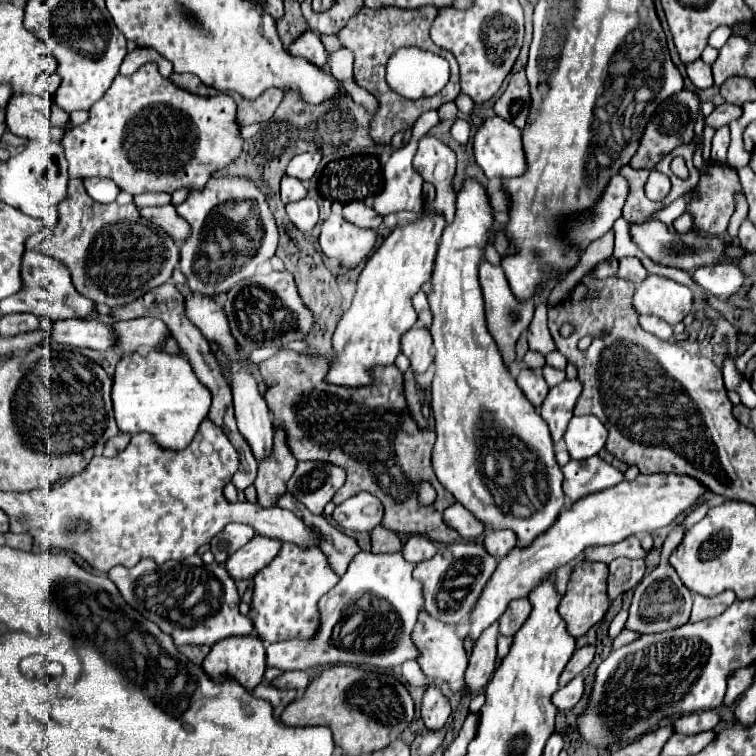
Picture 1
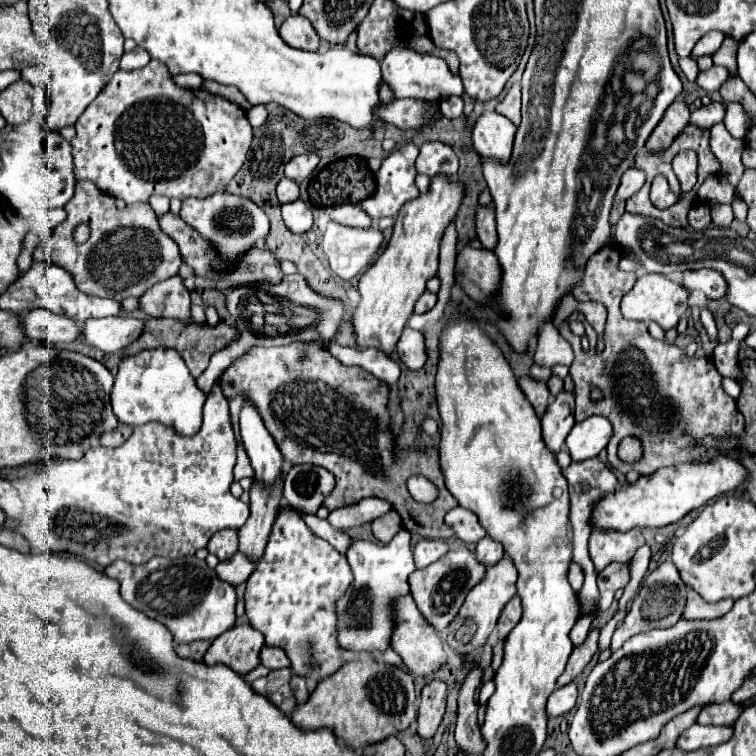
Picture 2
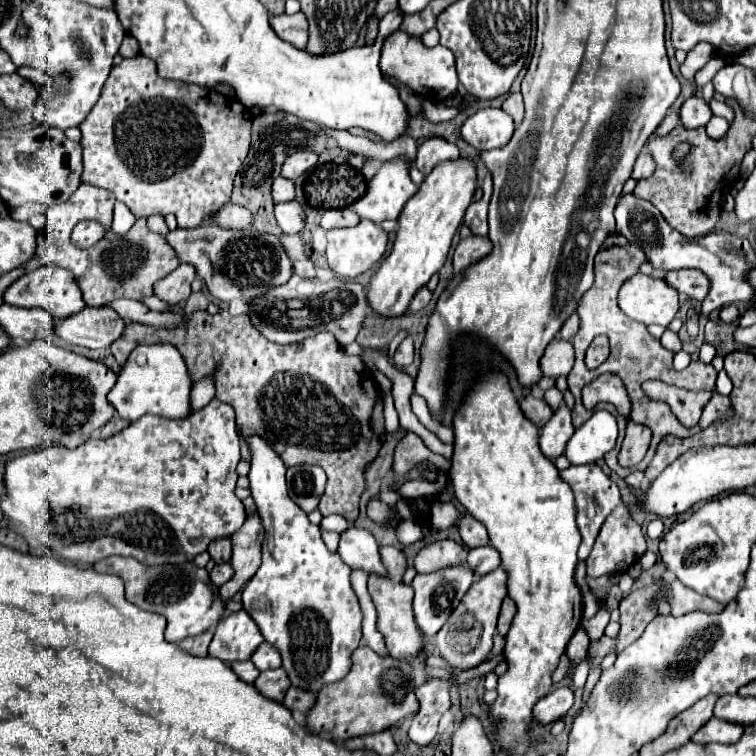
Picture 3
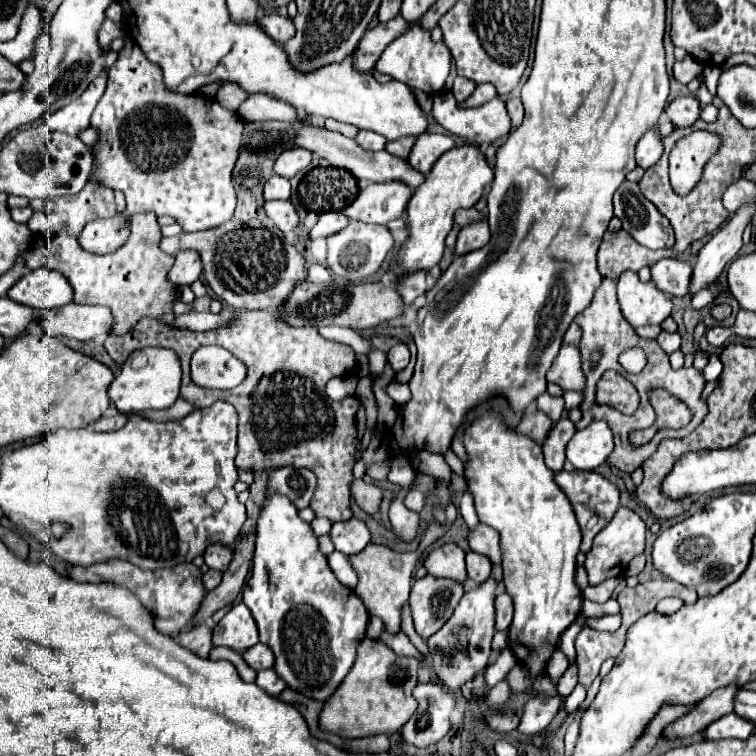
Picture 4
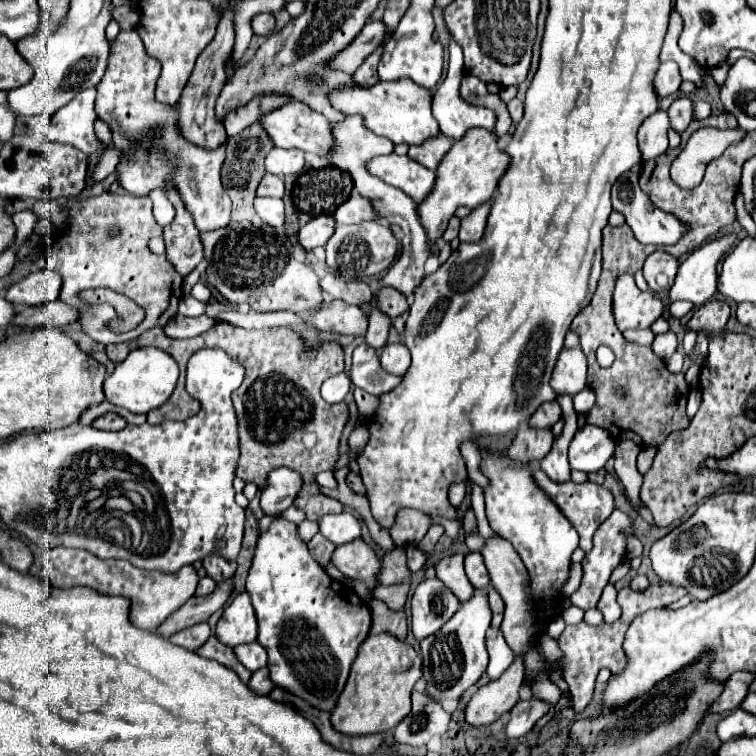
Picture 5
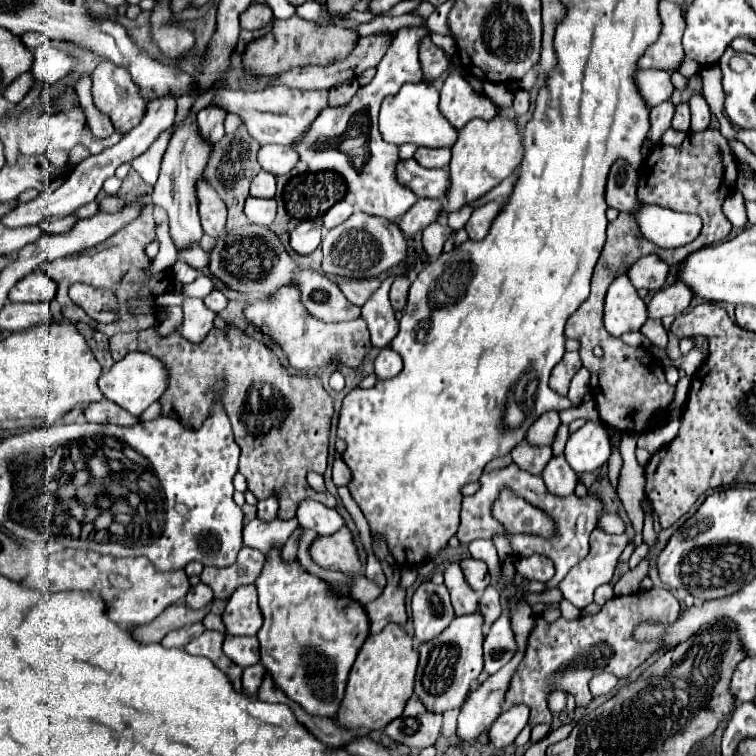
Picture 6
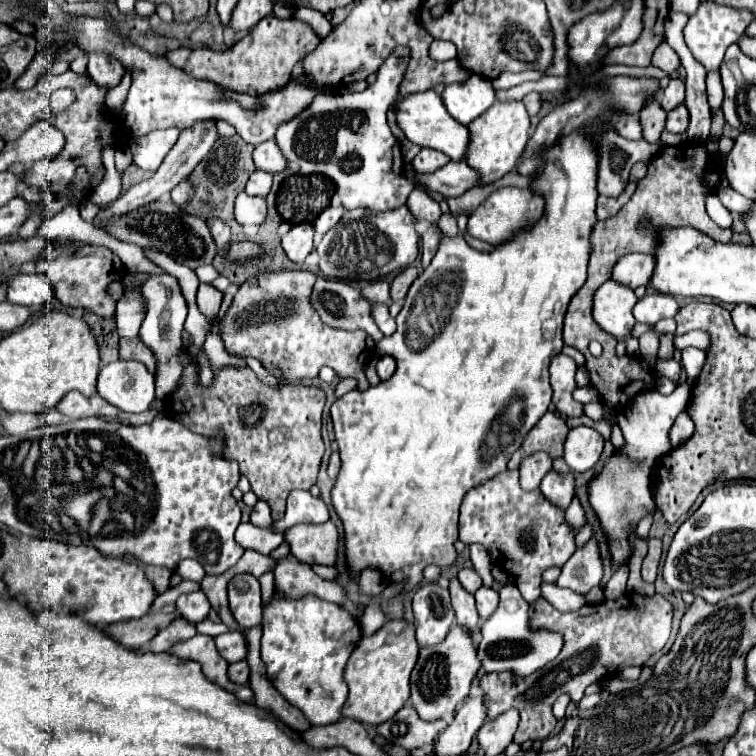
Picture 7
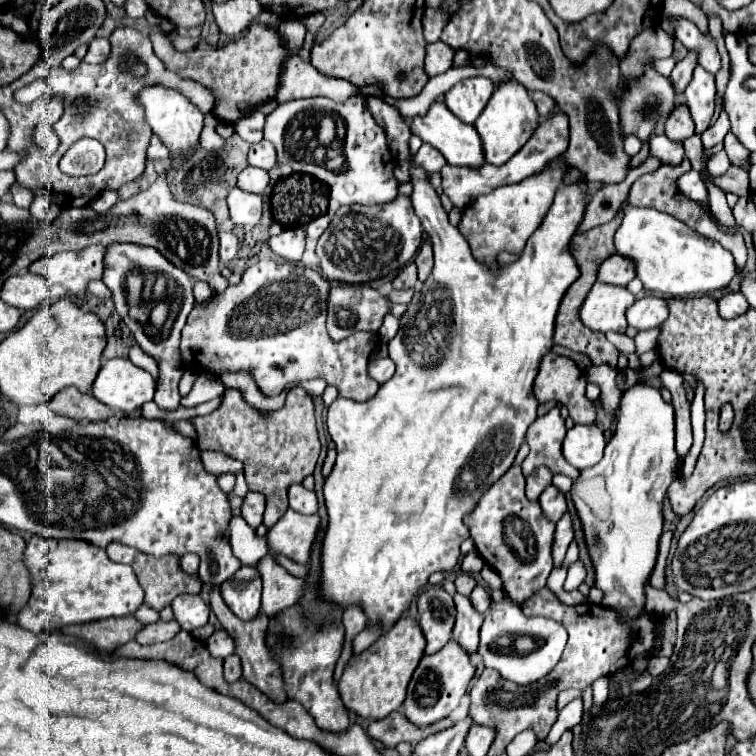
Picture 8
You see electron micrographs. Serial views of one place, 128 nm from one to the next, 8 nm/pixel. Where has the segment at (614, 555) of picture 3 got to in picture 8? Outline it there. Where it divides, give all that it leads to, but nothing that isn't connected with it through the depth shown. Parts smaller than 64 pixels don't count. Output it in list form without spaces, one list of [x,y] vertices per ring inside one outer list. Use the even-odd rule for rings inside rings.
[[[576,560],[576,562],[570,564],[570,568],[568,568],[568,576],[566,576],[564,588],[566,588],[566,590],[576,590],[584,580],[586,580],[586,568],[584,568],[584,564],[582,564],[580,560]]]

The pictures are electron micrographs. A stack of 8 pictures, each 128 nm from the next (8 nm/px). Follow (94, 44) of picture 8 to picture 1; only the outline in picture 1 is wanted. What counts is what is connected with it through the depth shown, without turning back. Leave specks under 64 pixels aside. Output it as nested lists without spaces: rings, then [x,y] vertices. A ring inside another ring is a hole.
[[[154,62],[140,66],[130,76],[118,74],[104,98],[92,106],[88,122],[68,130],[62,138],[62,150],[70,164],[70,178],[112,178],[120,190],[132,196],[142,192],[172,194],[182,186],[202,190],[214,172],[226,168],[242,152],[242,144],[240,126],[236,124],[236,102],[230,96],[218,94],[204,98],[190,94],[174,86],[168,78],[162,78]]]

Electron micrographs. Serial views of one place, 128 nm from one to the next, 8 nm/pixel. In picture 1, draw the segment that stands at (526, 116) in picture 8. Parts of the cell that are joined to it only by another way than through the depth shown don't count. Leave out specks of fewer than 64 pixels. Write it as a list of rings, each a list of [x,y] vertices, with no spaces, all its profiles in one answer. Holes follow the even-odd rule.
[[[440,216],[424,218],[428,220],[398,226],[368,258],[358,278],[358,290],[354,294],[352,306],[342,314],[332,336],[334,358],[326,374],[328,384],[348,388],[370,386],[374,382],[372,368],[394,364],[396,356],[400,354],[402,334],[406,334],[416,322],[412,296],[432,276],[438,240],[446,226],[444,218]]]

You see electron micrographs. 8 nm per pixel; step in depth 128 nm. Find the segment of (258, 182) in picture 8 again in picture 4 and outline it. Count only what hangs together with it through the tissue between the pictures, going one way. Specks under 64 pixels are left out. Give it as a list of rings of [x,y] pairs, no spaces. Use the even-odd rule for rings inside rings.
[[[272,176],[264,186],[266,200],[288,200],[290,198],[290,182],[282,176]]]

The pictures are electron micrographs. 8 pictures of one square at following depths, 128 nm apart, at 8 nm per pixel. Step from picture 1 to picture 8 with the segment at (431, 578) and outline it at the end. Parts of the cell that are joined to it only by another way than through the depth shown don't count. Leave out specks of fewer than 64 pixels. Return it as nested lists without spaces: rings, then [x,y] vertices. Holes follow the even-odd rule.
[[[438,584],[428,586],[418,598],[420,628],[426,638],[426,652],[434,654],[452,638],[456,608],[452,596]]]

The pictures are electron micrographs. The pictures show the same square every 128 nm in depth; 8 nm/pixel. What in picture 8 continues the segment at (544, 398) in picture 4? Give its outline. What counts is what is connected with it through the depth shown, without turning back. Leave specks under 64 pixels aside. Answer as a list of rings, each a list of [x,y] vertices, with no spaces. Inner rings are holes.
[[[552,408],[548,414],[540,416],[526,434],[526,442],[530,446],[530,454],[522,462],[524,476],[528,476],[534,466],[548,466],[552,474],[566,474],[572,480],[578,478],[578,470],[570,466],[562,456],[562,440],[566,436],[564,418],[558,408]]]

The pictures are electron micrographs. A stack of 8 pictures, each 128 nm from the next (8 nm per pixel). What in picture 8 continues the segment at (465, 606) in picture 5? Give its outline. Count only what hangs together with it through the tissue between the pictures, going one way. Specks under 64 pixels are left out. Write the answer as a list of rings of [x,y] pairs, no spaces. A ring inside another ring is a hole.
[[[450,640],[436,654],[424,654],[410,680],[404,700],[404,714],[408,714],[408,720],[412,720],[416,726],[430,726],[450,716],[450,712],[458,708],[460,698],[466,694],[474,672],[476,668],[470,664],[470,654],[454,640]]]

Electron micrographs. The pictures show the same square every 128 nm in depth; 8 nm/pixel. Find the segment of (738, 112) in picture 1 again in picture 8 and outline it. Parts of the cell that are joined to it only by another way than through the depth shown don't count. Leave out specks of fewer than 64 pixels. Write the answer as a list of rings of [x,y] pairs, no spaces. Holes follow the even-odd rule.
[[[678,104],[672,108],[672,114],[668,114],[666,120],[666,136],[670,140],[682,142],[694,134],[694,122],[690,116],[690,110],[686,104]]]

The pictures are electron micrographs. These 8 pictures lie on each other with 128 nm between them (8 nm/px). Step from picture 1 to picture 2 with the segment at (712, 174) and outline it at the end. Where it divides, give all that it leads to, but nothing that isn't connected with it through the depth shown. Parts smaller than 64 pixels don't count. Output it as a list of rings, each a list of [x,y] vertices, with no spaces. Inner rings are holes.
[[[714,204],[712,206],[712,224],[720,226],[720,228],[728,228],[734,220],[732,214],[732,206],[730,204]]]

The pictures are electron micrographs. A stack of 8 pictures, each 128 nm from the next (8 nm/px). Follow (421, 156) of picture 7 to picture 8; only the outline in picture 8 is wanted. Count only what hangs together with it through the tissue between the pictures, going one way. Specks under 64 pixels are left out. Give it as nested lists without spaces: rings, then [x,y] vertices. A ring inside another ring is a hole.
[[[422,144],[422,148],[418,150],[418,154],[414,156],[414,164],[422,170],[426,170],[426,174],[434,174],[440,172],[442,166],[446,164],[444,156],[430,144]]]

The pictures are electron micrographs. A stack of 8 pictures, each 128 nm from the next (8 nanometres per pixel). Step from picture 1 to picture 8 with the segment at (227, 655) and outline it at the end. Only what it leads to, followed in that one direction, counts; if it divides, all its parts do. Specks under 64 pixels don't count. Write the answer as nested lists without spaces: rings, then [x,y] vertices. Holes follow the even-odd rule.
[[[242,566],[230,580],[222,584],[222,596],[228,608],[240,620],[256,618],[260,610],[260,574],[254,566]]]

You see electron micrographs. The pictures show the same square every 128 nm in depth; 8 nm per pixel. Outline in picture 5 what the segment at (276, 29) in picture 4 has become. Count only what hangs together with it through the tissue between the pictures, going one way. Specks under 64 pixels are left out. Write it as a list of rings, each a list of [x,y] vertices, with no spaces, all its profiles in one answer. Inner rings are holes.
[[[256,14],[252,18],[252,28],[256,36],[270,36],[274,32],[274,26],[276,26],[276,20],[272,14]]]

